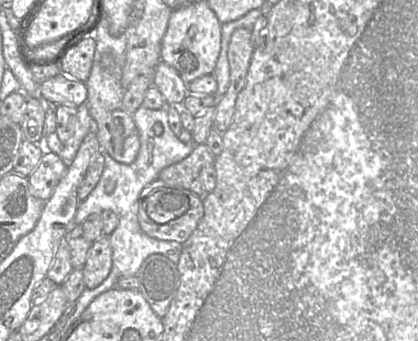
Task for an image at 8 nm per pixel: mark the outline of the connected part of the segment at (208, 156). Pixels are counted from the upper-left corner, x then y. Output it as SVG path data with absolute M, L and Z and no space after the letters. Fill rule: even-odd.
M205 143L198 144L193 151L182 161L164 168L158 176L169 185L190 190L199 196L208 194L200 182L201 170L214 165L216 156L210 151Z

